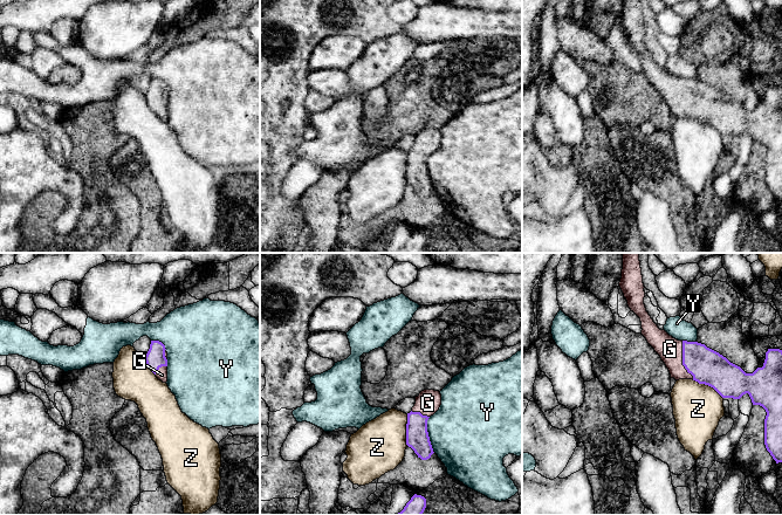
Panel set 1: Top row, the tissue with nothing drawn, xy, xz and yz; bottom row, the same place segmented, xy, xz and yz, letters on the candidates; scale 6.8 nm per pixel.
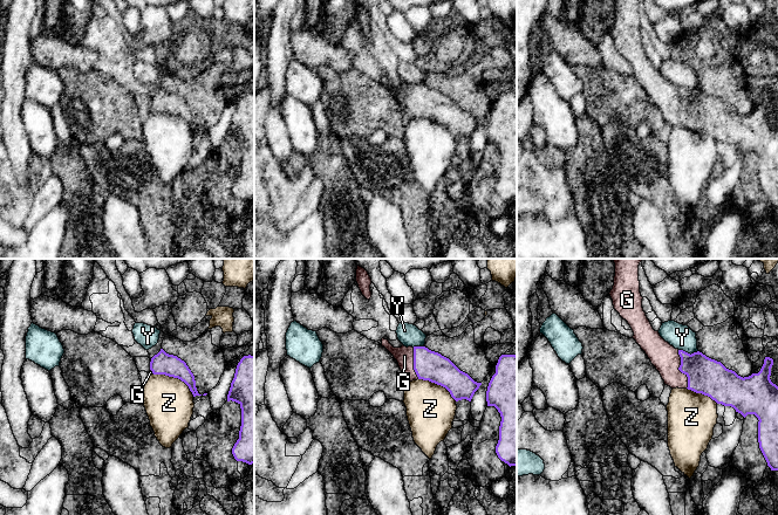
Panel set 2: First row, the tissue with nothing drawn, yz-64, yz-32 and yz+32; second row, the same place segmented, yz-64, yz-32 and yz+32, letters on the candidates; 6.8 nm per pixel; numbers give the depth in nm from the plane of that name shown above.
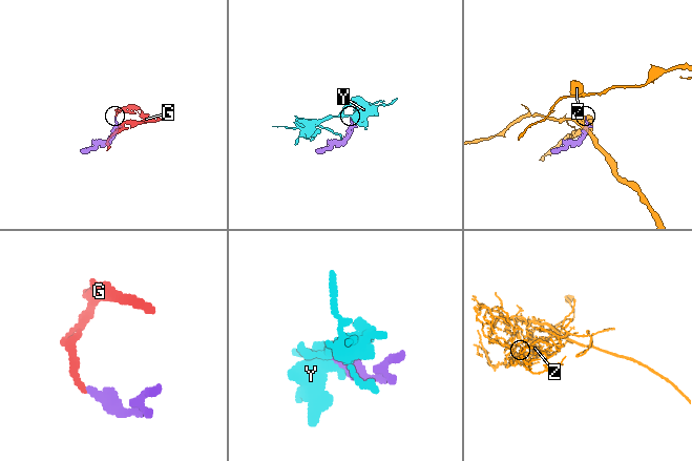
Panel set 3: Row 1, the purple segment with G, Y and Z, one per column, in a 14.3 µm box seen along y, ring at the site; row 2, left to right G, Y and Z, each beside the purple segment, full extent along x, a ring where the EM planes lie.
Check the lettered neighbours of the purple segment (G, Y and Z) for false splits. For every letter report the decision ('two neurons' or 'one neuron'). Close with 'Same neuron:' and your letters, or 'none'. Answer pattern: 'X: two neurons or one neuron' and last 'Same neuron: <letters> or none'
G: one neuron
Y: two neurons
Z: two neurons
Same neuron: G

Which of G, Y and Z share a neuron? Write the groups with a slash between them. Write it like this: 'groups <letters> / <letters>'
groups G / Y / Z

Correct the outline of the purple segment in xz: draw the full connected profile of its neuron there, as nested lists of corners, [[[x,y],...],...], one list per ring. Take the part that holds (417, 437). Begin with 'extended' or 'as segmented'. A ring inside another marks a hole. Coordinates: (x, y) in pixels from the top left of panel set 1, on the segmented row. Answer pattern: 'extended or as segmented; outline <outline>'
extended; outline [[[424,390],[416,397],[412,411],[407,413],[406,445],[411,447],[421,460],[427,460],[434,453],[428,432],[427,420],[441,405],[439,391]]]

